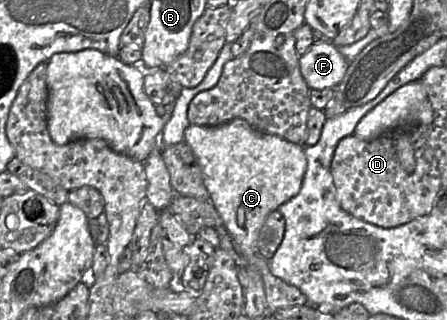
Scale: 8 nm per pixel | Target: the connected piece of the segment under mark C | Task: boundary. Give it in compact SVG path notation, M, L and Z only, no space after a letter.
M240 118L220 126L190 125L184 131L183 141L193 151L209 193L209 201L222 218L225 228L239 244L245 257L247 249L255 252L259 232L266 217L296 196L301 189L307 169L304 146L289 142L277 135L263 133Z

